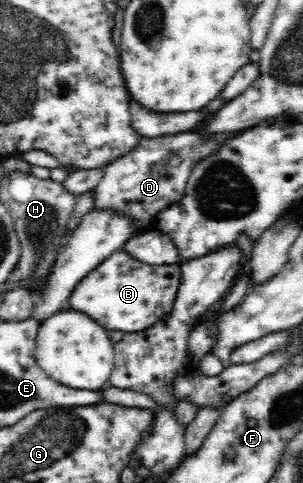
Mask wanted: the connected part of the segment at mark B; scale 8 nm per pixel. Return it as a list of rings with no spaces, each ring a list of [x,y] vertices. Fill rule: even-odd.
[[[123,250],[111,254],[77,284],[69,297],[69,308],[81,310],[101,326],[121,332],[145,330],[164,317],[173,306],[180,283],[181,265],[151,265],[138,262]]]

